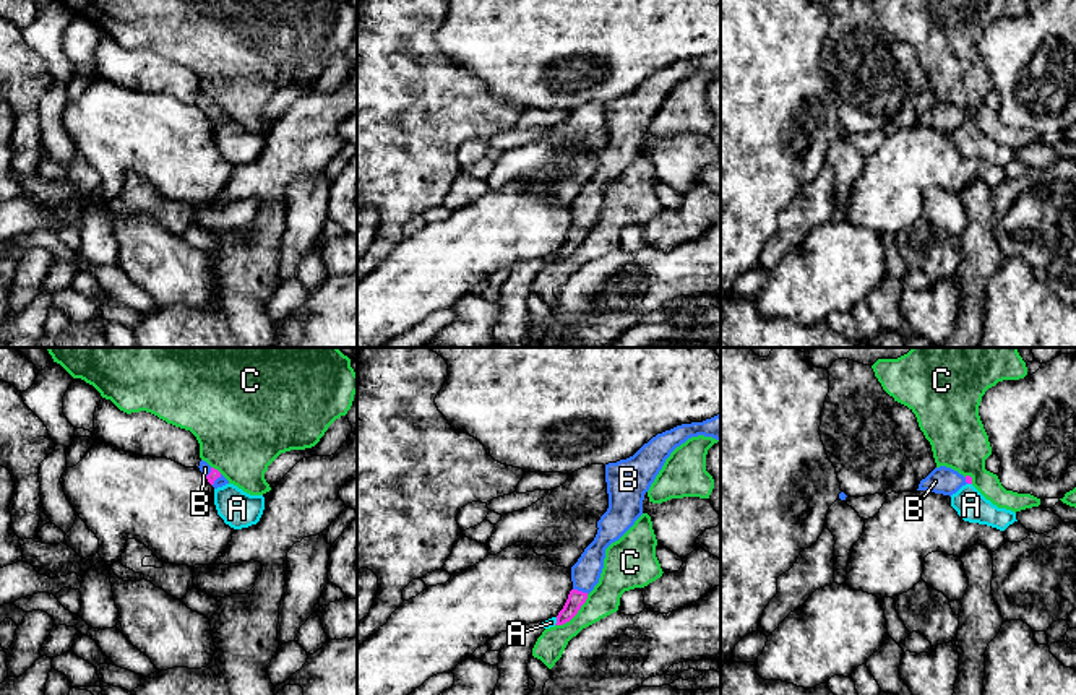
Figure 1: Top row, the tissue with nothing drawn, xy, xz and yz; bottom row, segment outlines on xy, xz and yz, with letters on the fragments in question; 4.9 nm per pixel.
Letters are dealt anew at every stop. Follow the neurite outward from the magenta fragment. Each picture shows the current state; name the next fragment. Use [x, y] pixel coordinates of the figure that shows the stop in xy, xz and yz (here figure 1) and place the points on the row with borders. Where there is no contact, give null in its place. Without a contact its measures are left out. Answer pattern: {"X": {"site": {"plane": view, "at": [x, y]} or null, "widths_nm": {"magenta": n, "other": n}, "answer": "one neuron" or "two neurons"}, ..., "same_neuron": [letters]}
{"A": {"site": {"plane": "xz", "at": [557, 621]}, "widths_nm": {"magenta": 80, "other": 50}, "answer": "two neurons"}, "B": {"site": {"plane": "xz", "at": [581, 591]}, "widths_nm": {"magenta": 80, "other": 140}, "answer": "one neuron"}, "C": {"site": {"plane": "xz", "at": [575, 614]}, "widths_nm": {"magenta": 80, "other": 160}, "answer": "two neurons"}, "same_neuron": ["B"]}

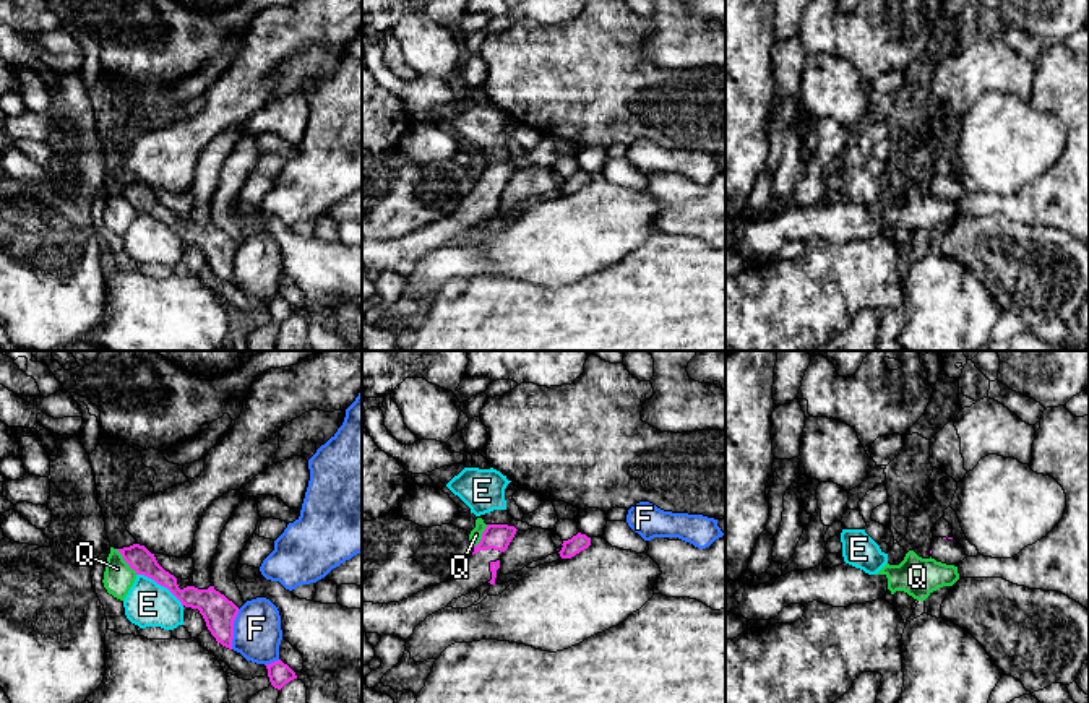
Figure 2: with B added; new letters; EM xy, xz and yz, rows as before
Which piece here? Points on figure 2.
{"E": {"site": {"plane": "xy", "at": [161, 585]}, "widths_nm": {"magenta": 130, "other": 220}, "answer": "two neurons"}, "F": {"site": {"plane": "xy", "at": [232, 629]}, "widths_nm": {"magenta": 160, "other": 240}, "answer": "two neurons"}, "Q": {"site": {"plane": "xy", "at": [125, 560]}, "widths_nm": {"magenta": 120, "other": 150}, "answer": "two neurons"}, "same_neuron": []}

